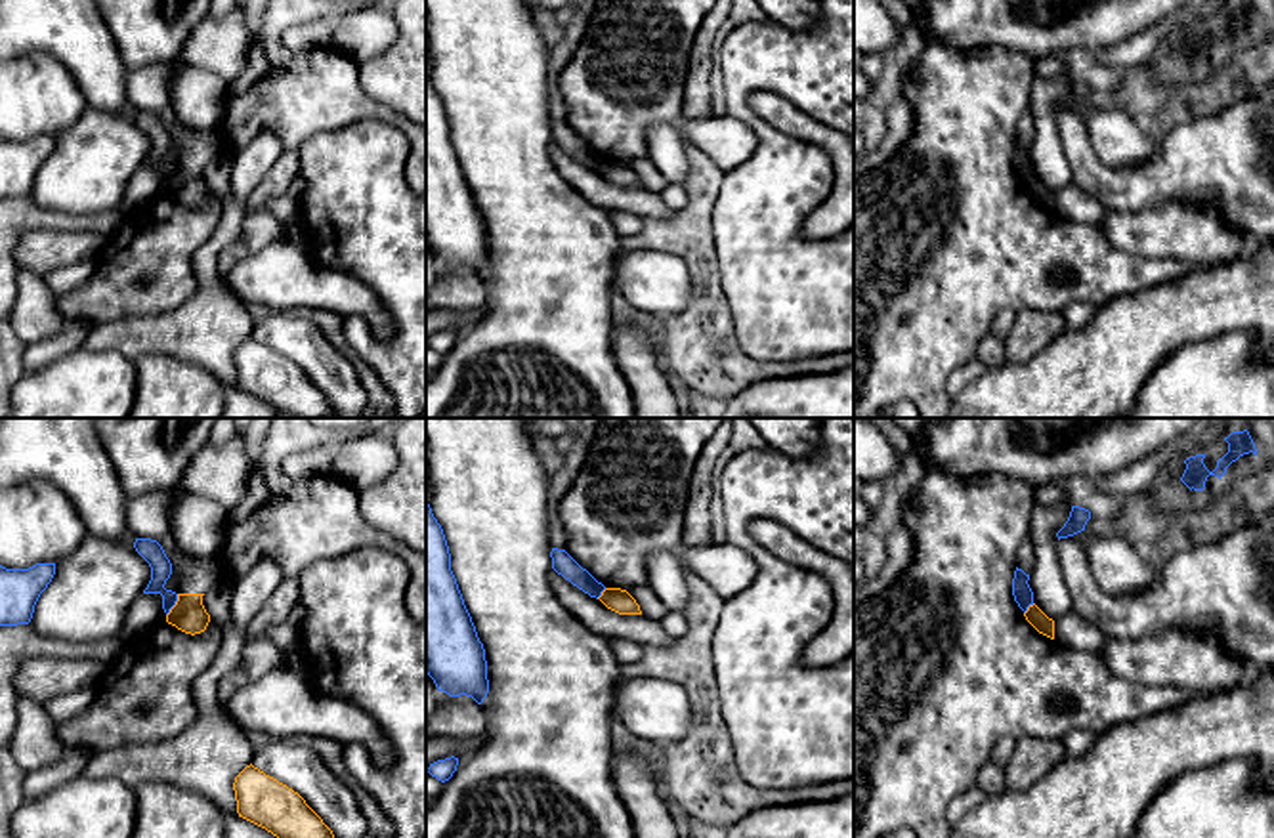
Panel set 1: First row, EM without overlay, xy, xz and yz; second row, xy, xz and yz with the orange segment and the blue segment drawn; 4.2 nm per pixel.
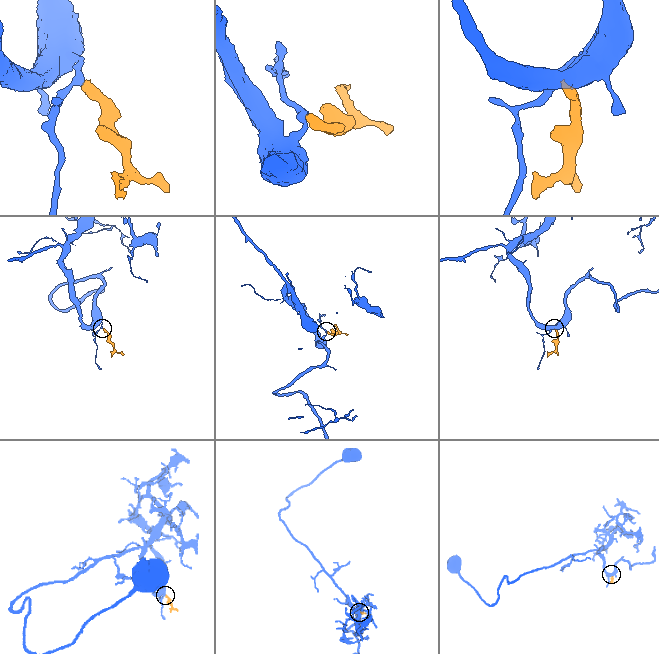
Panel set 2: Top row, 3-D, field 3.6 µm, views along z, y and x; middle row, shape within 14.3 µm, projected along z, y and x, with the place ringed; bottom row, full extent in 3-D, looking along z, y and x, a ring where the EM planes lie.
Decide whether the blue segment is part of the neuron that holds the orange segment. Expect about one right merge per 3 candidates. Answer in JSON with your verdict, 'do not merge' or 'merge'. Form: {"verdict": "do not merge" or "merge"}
{"verdict": "do not merge"}

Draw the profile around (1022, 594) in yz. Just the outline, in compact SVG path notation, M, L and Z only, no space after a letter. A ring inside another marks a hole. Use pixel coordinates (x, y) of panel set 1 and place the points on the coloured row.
M1016 567L1012 578L1012 596L1018 607L1026 613L1030 605L1033 605L1033 592L1028 584L1030 575Z

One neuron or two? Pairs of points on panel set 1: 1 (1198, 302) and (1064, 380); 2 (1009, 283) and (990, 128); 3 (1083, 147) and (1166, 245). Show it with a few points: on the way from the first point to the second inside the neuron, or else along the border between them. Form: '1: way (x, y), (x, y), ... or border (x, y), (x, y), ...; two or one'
1: way (1166, 317), (1137, 331), (1097, 371); one
2: way (990, 245), (990, 167); one
3: border (1181, 201), (1135, 212), (1106, 212); two

